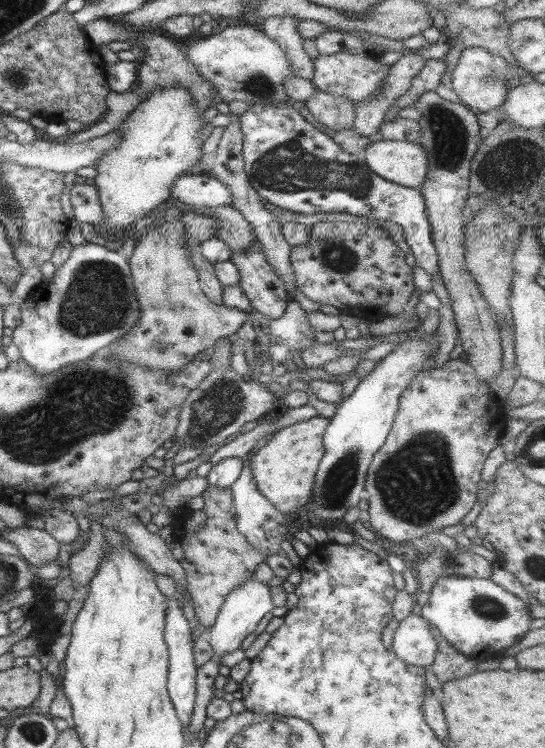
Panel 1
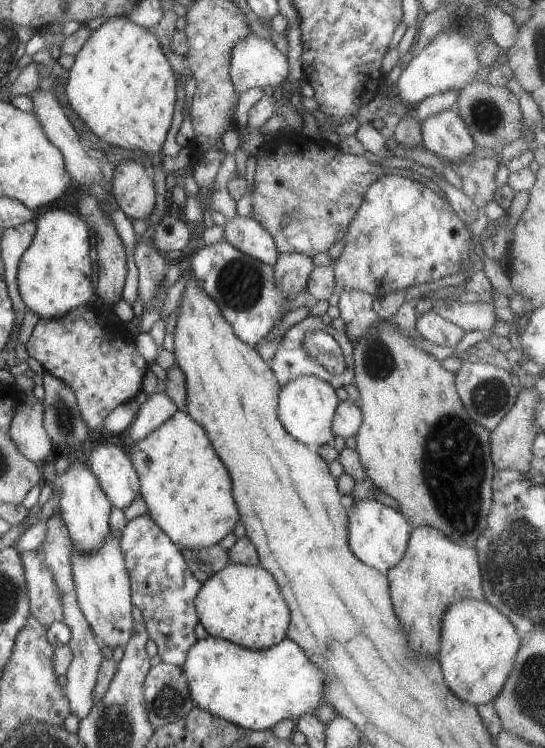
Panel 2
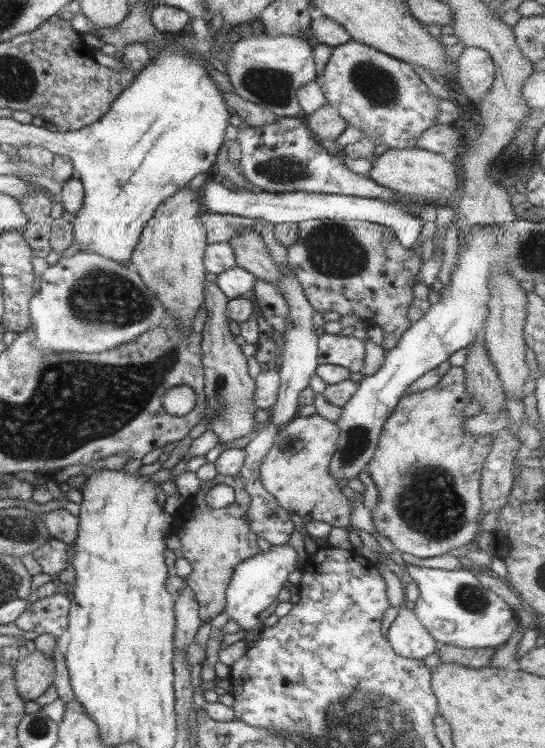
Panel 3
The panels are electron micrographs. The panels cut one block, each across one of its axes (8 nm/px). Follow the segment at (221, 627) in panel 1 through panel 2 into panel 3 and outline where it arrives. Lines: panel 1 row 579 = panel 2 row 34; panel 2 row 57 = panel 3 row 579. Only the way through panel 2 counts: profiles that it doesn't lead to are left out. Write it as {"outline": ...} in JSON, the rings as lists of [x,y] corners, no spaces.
{"outline":[[[287,543],[271,545],[268,551],[260,551],[257,556],[239,562],[233,570],[225,591],[224,612],[229,619],[245,631],[250,631],[259,625],[257,617],[276,600],[289,572],[297,569],[295,562],[297,562],[297,553]]]}

